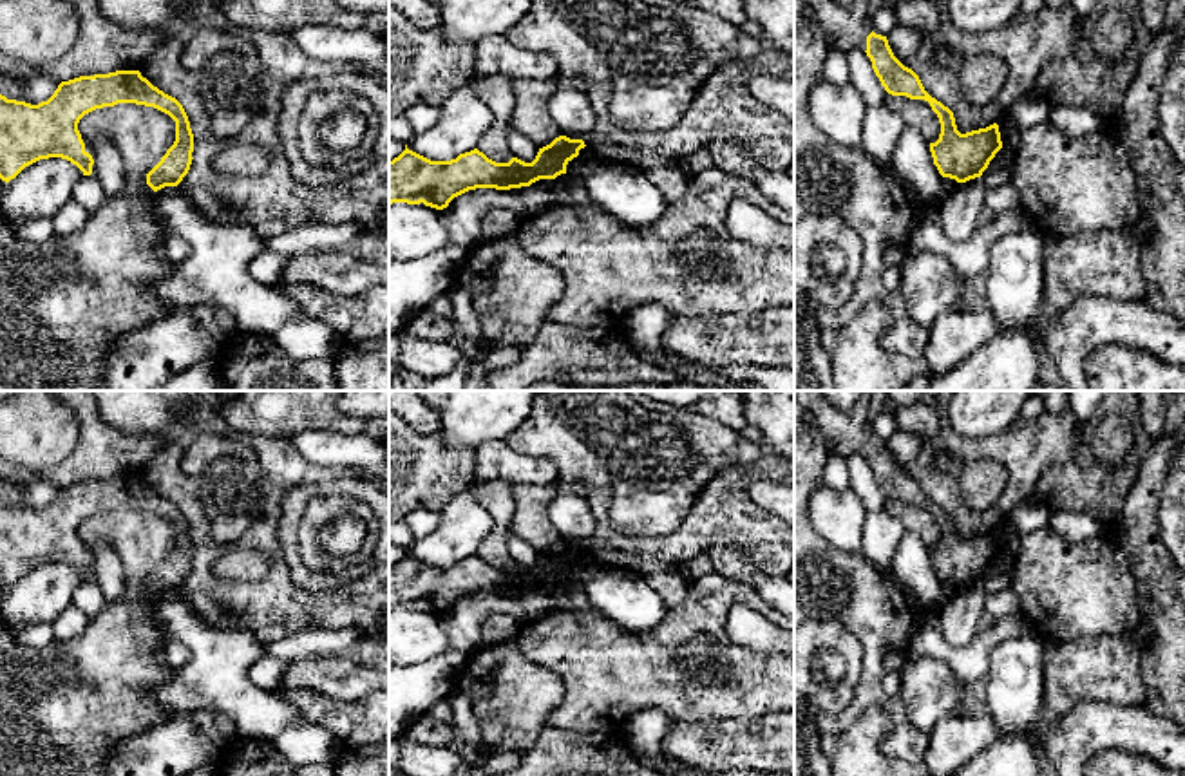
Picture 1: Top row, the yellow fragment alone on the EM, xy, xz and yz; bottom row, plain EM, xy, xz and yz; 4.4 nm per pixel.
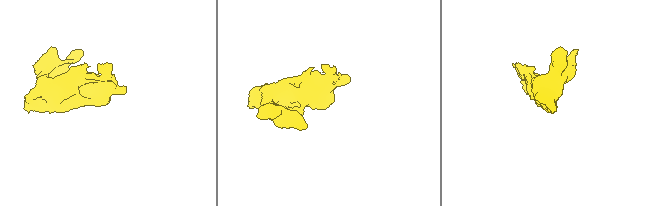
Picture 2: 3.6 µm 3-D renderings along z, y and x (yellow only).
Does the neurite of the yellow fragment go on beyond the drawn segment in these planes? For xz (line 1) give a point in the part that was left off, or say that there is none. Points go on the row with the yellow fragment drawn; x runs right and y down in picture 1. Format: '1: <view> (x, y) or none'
1: none

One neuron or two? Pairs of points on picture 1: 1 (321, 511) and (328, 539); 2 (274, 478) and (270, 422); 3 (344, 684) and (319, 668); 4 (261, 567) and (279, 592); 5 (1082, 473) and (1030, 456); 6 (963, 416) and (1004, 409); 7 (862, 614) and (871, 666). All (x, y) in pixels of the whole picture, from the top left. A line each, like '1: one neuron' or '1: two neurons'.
1: two neurons
2: two neurons
3: one neuron
4: two neurons
5: two neurons
6: one neuron
7: one neuron

